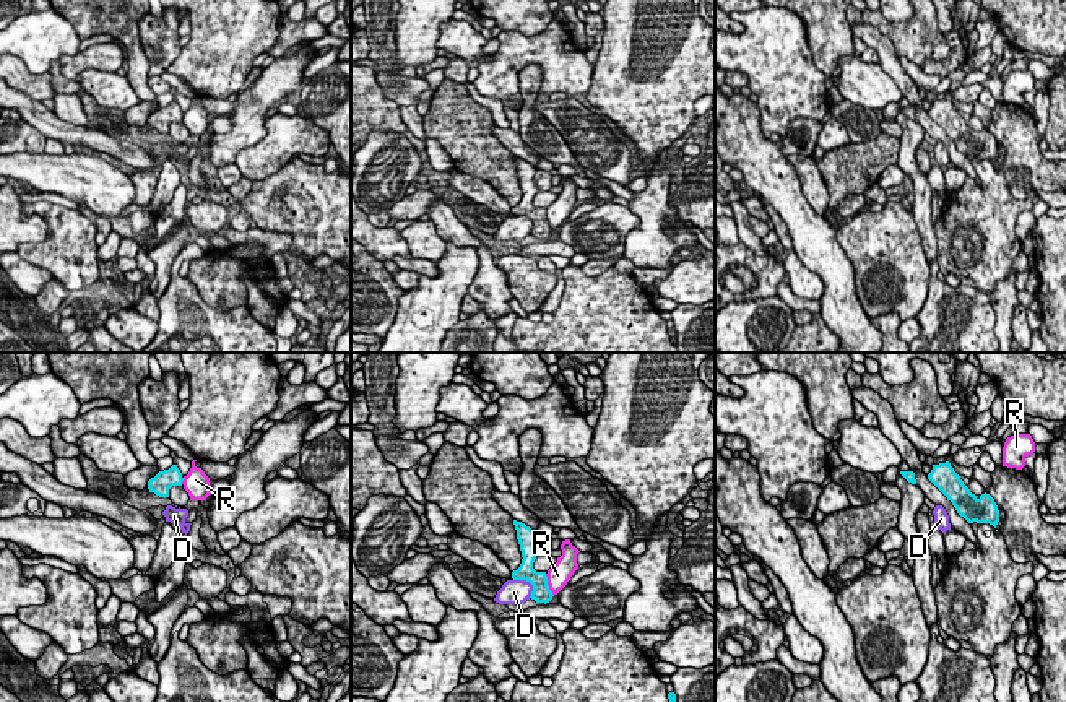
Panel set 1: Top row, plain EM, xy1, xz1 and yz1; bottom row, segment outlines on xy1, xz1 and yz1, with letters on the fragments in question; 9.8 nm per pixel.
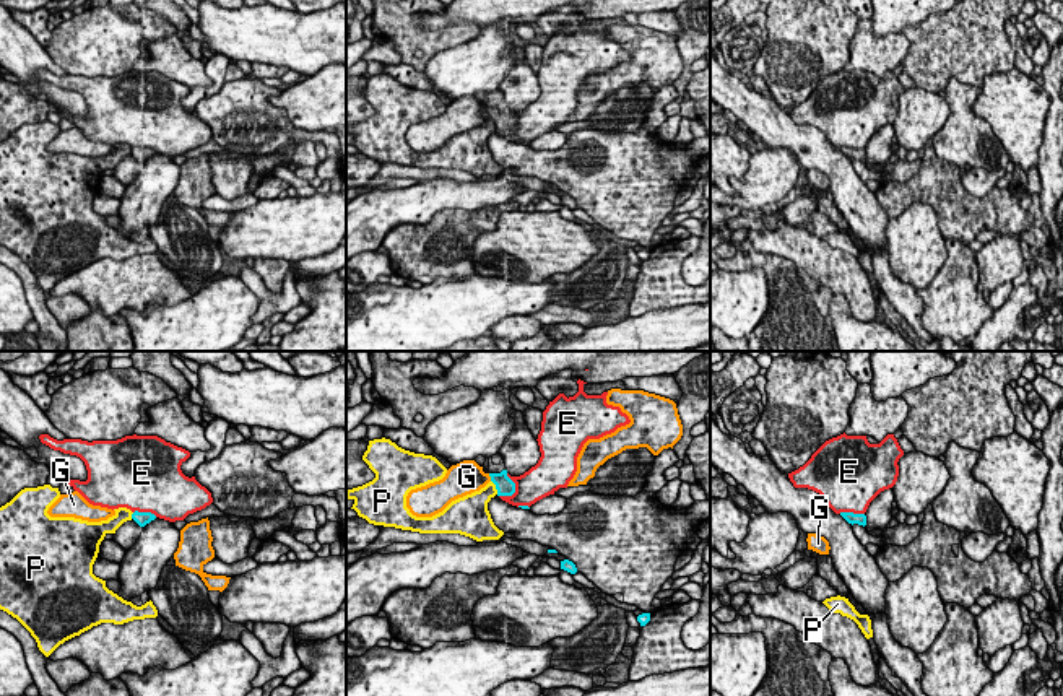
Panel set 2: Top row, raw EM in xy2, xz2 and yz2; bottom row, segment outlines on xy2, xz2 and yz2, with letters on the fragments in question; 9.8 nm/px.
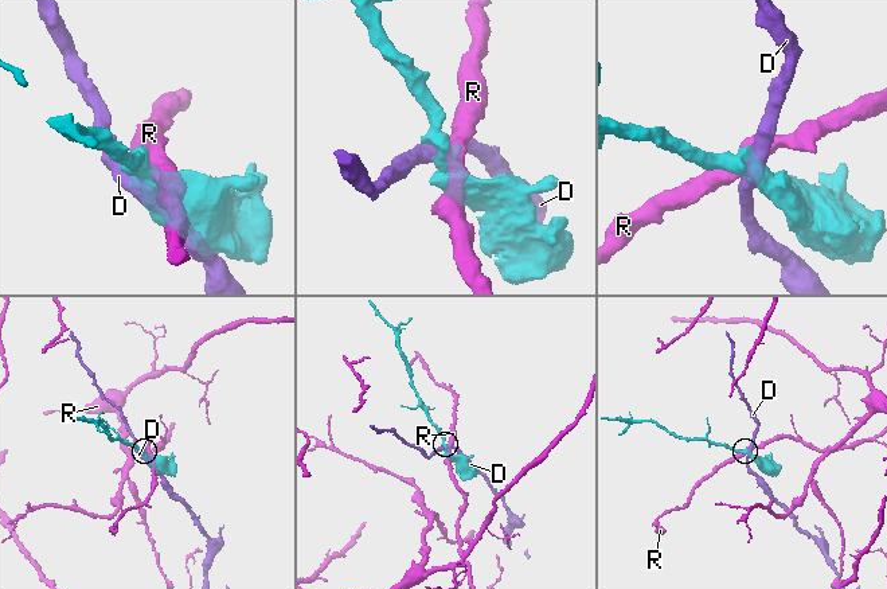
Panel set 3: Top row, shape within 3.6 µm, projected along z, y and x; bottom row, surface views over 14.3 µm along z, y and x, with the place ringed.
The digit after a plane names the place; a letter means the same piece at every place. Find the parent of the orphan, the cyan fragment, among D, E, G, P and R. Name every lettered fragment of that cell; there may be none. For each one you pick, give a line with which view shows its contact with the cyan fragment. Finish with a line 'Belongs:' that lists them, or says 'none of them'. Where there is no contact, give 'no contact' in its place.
Belongs: none of them

